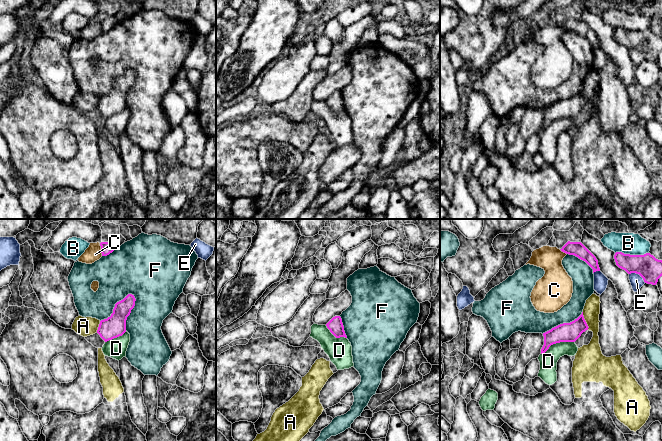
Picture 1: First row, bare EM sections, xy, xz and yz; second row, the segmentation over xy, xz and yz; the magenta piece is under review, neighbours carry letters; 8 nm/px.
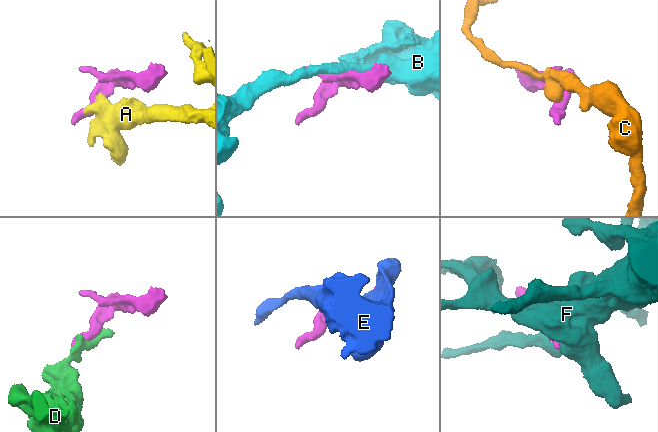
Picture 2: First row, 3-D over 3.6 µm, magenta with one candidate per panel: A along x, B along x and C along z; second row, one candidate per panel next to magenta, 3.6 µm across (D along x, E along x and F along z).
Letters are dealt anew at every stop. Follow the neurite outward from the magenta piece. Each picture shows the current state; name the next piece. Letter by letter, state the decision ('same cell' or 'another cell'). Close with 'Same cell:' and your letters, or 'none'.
A: another cell
B: another cell
C: another cell
D: another cell
E: another cell
F: another cell
Same cell: none

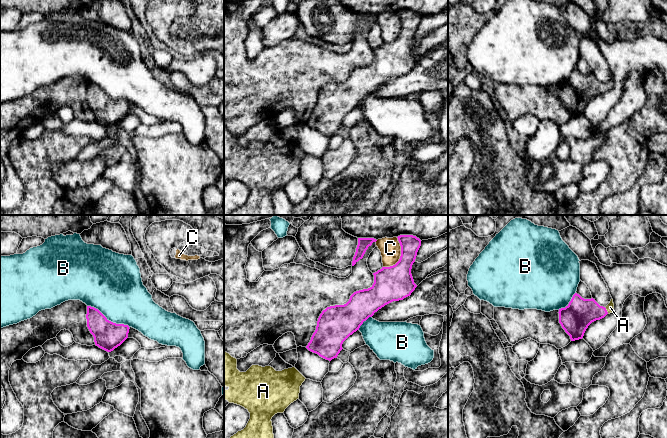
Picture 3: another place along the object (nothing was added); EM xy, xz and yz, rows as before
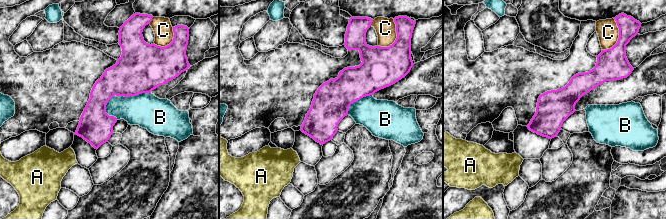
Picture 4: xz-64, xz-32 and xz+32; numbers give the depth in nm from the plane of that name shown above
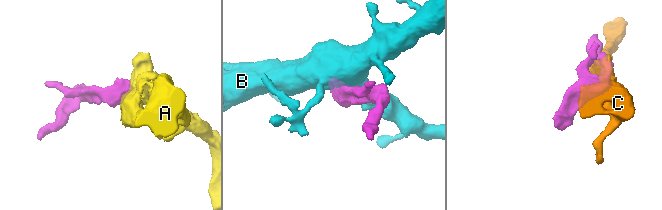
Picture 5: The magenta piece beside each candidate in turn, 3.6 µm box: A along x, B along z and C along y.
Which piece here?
A: same cell
B: another cell
C: another cell
Same cell: A

